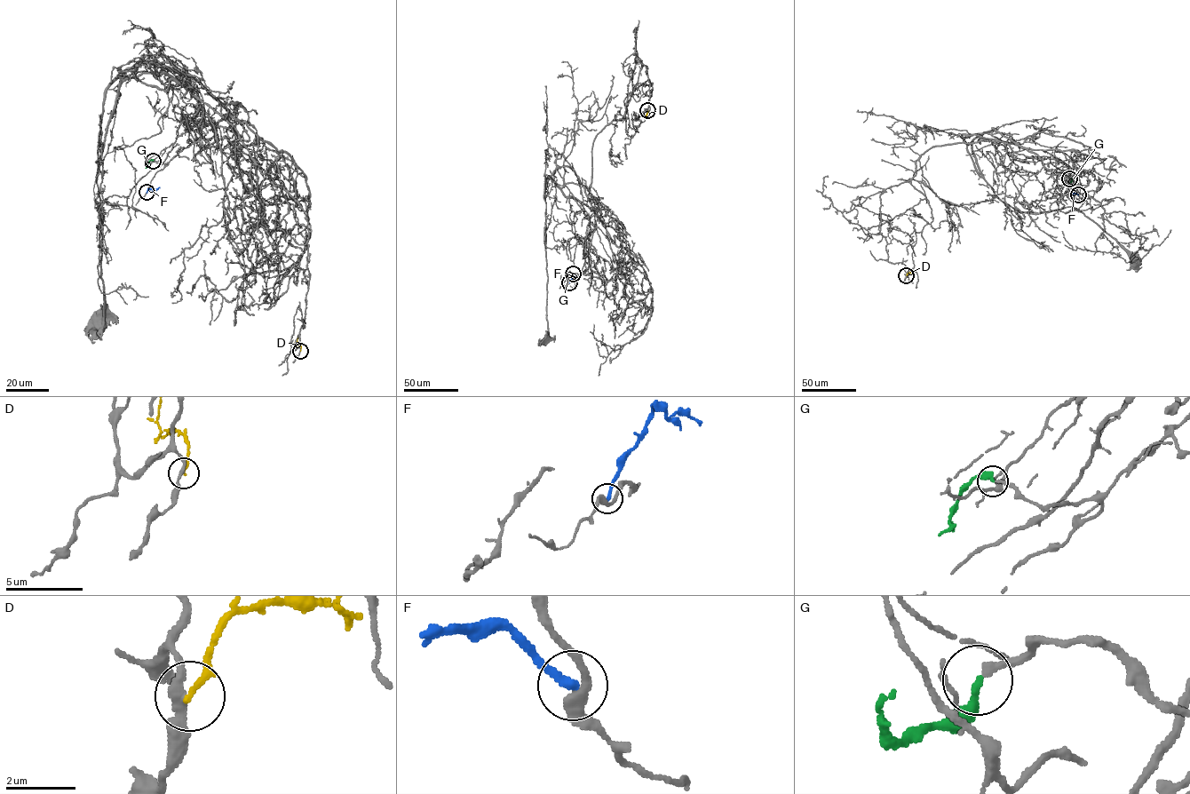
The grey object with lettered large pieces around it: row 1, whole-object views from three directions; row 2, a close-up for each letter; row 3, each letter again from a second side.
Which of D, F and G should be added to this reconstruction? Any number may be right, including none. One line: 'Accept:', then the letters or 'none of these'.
Accept: G

